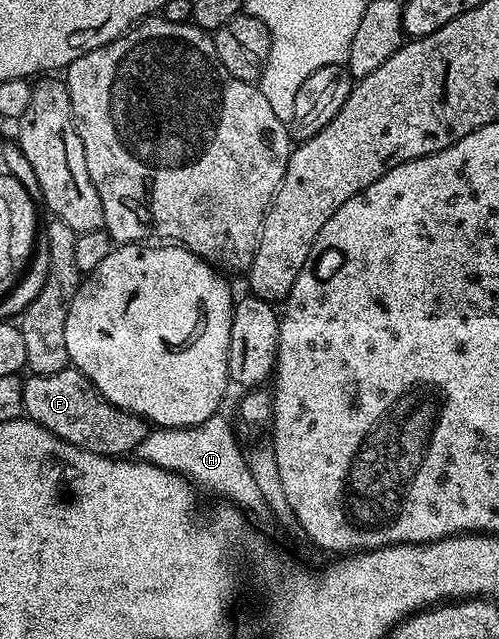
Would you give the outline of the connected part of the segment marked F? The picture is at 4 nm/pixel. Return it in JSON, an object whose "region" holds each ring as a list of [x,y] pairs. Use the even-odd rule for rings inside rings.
{"region":[[[71,366],[63,368],[58,374],[29,375],[24,380],[22,402],[27,419],[66,442],[99,456],[127,457],[135,453],[138,442],[142,442],[150,431],[147,420],[115,408],[77,368]]]}

